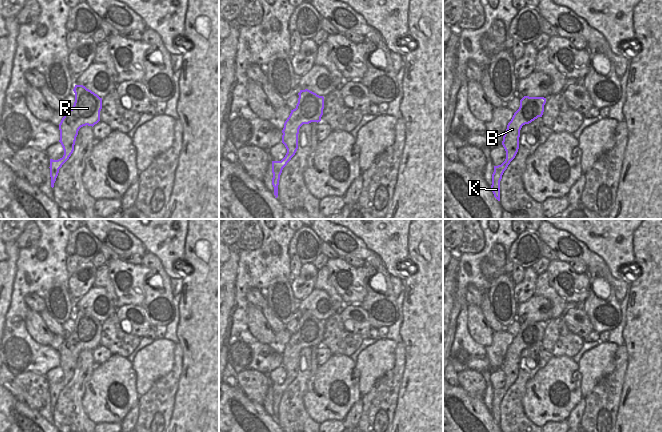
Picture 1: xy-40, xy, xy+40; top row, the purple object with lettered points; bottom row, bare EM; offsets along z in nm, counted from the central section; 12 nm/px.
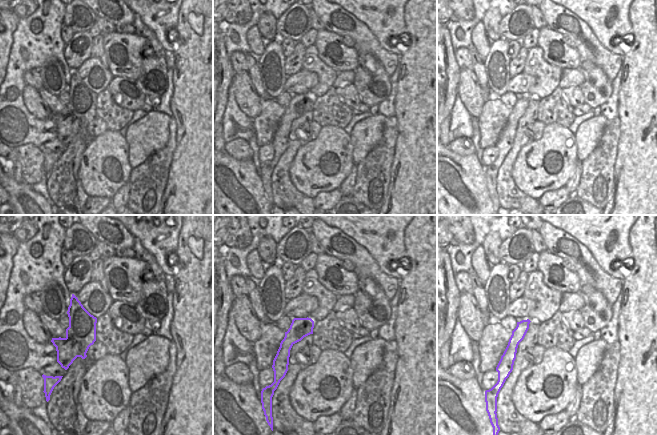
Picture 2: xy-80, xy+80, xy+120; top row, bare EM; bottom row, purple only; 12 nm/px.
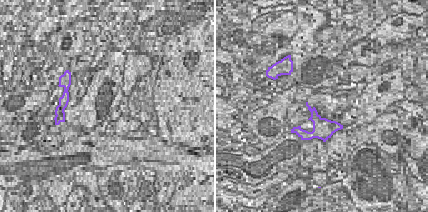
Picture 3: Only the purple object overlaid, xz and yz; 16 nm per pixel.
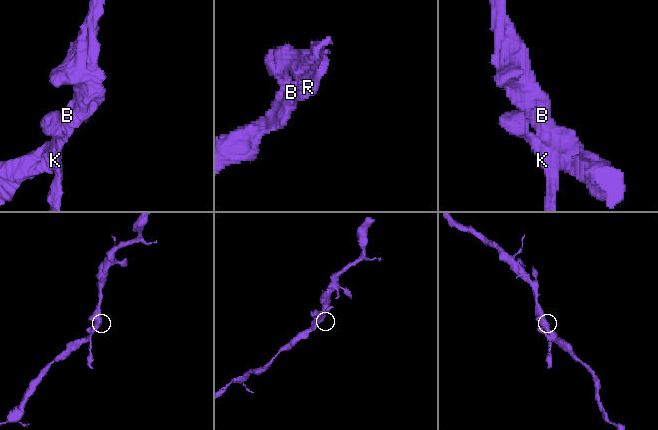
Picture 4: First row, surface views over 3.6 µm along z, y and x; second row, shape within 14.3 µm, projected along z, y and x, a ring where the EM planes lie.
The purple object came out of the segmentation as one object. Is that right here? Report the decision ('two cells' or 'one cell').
one cell

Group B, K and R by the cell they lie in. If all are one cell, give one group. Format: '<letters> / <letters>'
B K R

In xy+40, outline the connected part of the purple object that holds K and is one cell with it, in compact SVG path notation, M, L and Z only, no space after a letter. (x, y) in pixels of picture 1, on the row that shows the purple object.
M524 96L520 100L519 109L514 113L507 125L502 141L506 151L506 159L501 165L494 166L492 174L491 190L498 201L500 201L500 181L502 175L510 162L515 158L519 149L520 130L523 125L531 123L538 117L542 117L545 103L546 98L544 97Z

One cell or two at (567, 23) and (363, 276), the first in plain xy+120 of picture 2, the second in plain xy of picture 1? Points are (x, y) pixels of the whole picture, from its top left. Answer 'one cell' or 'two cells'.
two cells

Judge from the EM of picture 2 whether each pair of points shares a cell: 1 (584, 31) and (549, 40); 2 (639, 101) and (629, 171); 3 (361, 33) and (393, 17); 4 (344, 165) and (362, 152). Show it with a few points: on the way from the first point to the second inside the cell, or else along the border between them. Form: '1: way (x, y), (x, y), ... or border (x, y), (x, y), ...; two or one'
1: border (546, 26), (558, 31), (563, 36); two
2: way (639, 118), (639, 154); one
3: border (351, 14), (368, 28), (383, 48); two
4: border (349, 136), (354, 164); two

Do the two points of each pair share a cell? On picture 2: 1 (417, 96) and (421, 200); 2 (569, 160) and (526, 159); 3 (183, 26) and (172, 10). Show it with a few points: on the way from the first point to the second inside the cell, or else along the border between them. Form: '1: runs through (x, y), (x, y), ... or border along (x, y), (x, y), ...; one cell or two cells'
1: runs through (421, 122), (421, 174); one cell
2: runs through (558, 150), (549, 150), (540, 159), (537, 159); one cell
3: border along (180, 10), (177, 16), (176, 31), (172, 36); two cells

